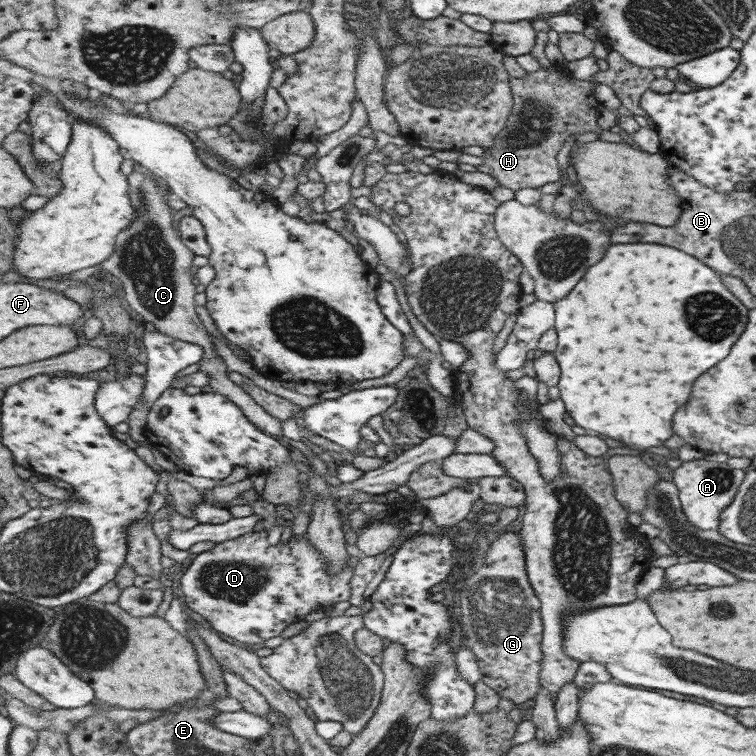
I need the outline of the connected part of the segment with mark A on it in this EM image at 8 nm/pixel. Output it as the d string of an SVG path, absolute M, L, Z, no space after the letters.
M703 458L681 462L673 469L672 483L677 487L677 496L687 522L699 530L715 530L719 526L719 516L725 506L733 500L746 470L730 468L726 462L716 462Z

